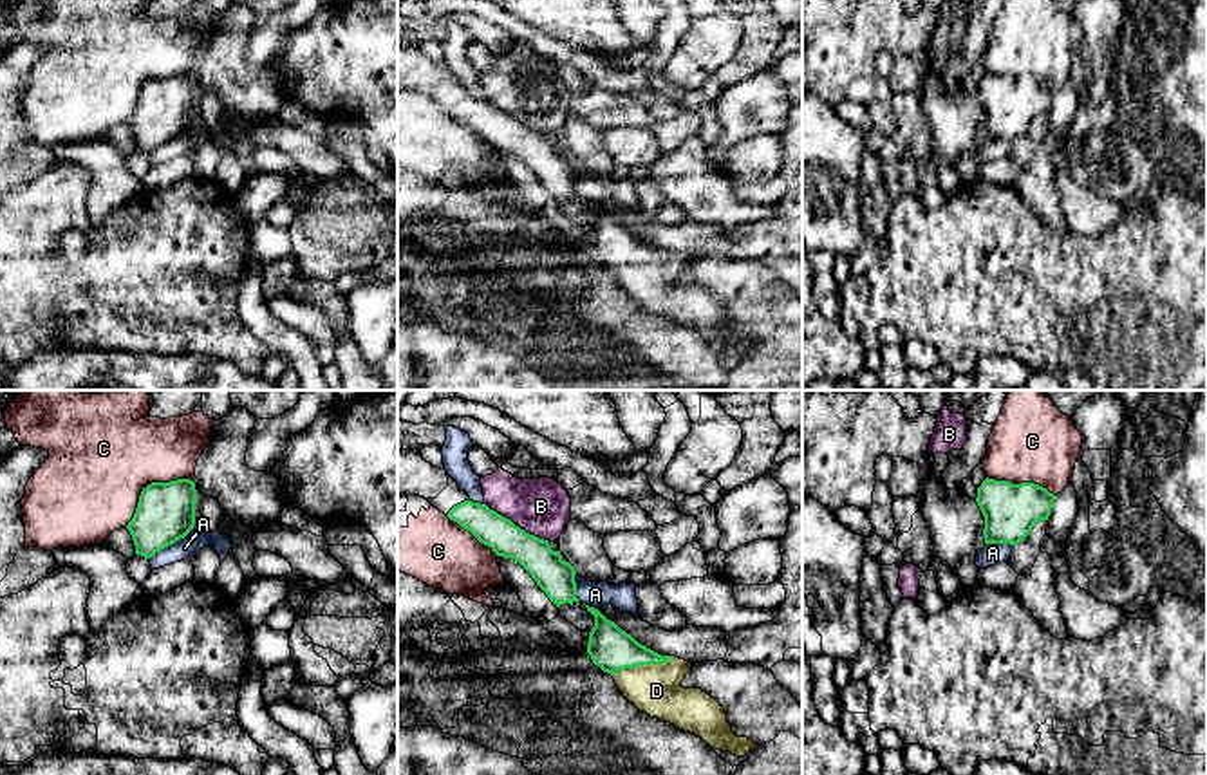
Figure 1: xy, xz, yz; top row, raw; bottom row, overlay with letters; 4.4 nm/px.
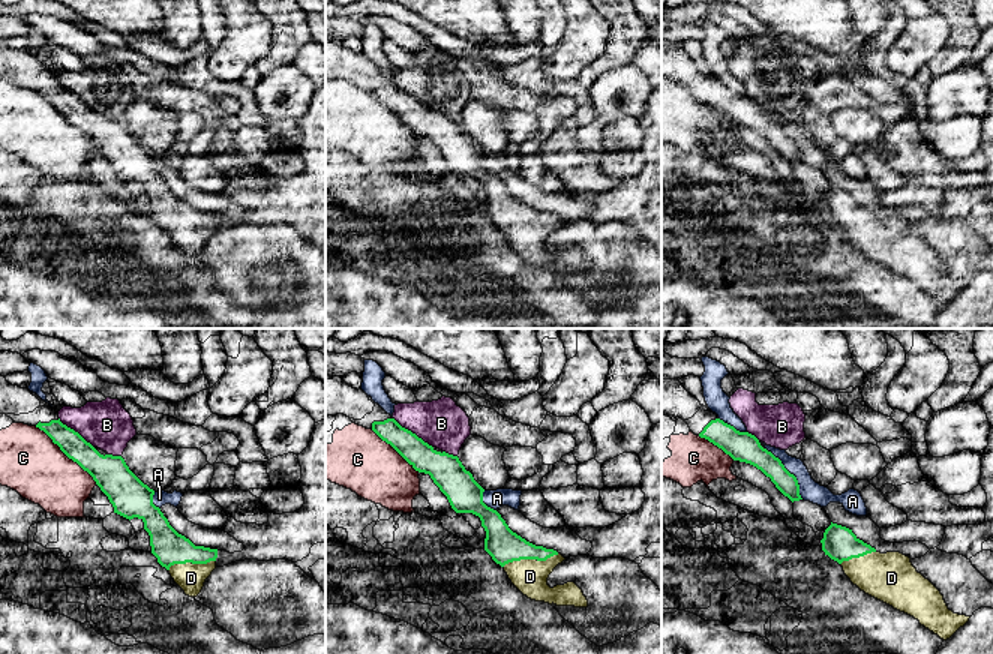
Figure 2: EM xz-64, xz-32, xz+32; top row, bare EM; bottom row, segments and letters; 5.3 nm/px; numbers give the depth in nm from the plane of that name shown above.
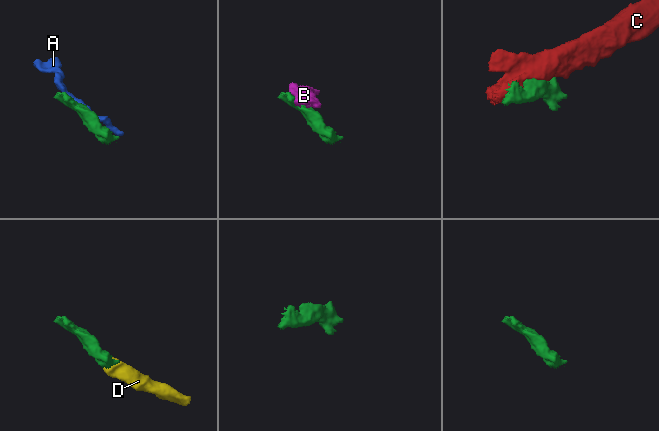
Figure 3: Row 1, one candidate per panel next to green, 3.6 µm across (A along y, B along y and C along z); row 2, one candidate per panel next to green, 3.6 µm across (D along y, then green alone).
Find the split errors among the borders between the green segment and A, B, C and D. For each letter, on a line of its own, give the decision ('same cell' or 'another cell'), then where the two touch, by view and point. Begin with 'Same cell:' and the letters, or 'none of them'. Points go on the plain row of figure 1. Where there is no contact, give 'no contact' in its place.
Same cell: D
A: another cell | xy (168, 140)
B: another cell | xz (497, 109)
C: another cell | xy (149, 80)
D: same cell | xz (642, 259)

